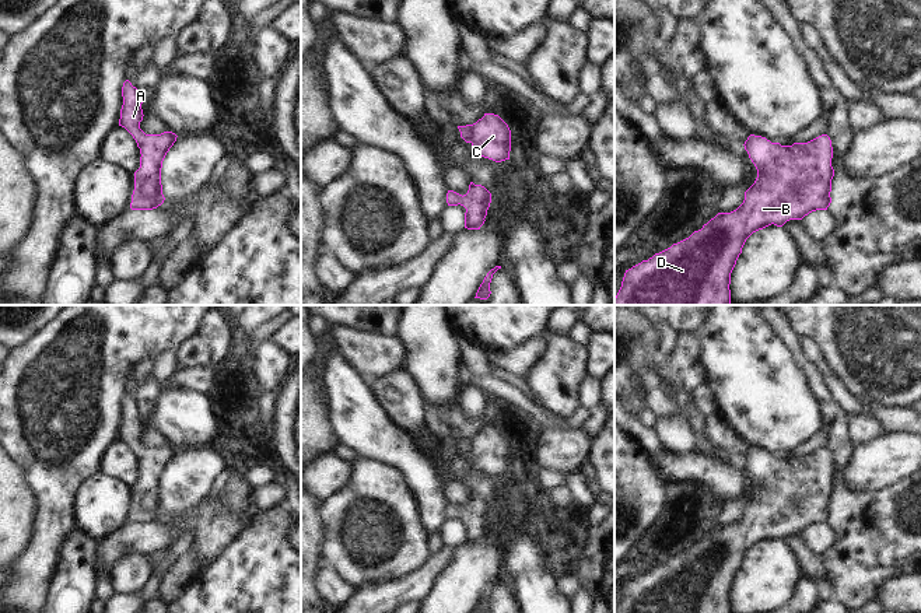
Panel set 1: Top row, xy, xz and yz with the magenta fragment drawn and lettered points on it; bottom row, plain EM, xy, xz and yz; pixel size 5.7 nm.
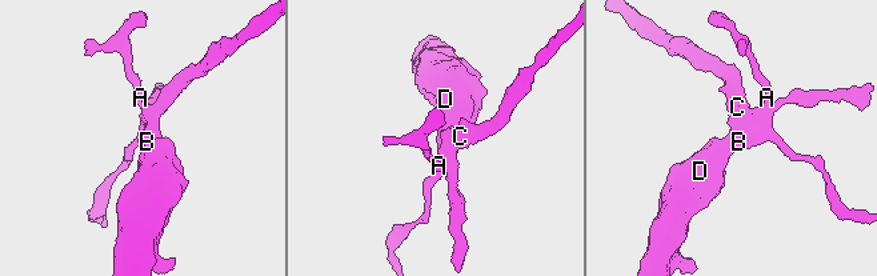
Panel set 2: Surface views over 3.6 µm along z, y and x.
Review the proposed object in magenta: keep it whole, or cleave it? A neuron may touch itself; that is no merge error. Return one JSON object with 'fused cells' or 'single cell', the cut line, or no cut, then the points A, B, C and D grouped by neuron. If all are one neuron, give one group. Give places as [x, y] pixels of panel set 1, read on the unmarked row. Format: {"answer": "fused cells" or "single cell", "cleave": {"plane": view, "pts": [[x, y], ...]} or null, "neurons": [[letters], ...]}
{"answer": "single cell", "cleave": null, "neurons": [["A", "B", "C", "D"]]}

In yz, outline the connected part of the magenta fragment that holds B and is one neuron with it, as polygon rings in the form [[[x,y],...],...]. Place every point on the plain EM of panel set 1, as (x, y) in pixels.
[[[750,448],[743,459],[757,483],[743,516],[626,584],[614,613],[731,613],[731,586],[753,546],[827,523],[834,490],[827,448],[792,459]]]

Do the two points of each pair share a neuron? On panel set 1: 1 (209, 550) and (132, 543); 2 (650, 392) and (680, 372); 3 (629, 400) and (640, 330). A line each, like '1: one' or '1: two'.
1: one
2: two
3: one

